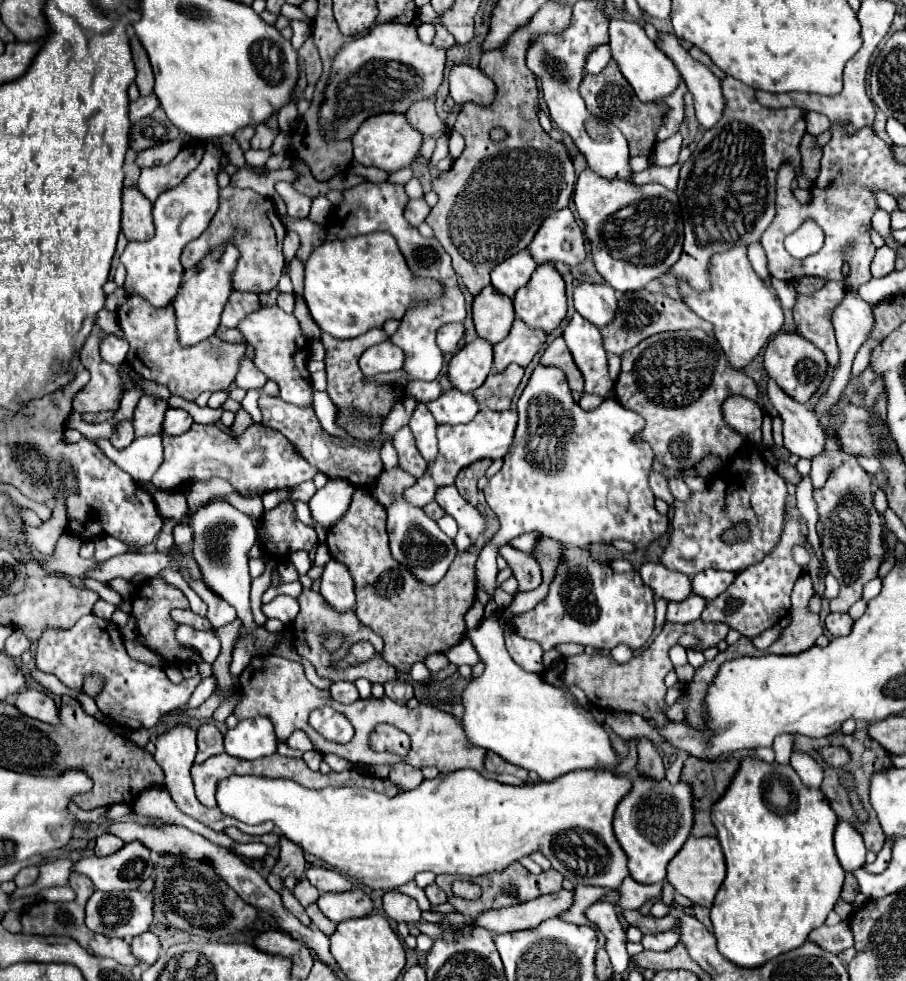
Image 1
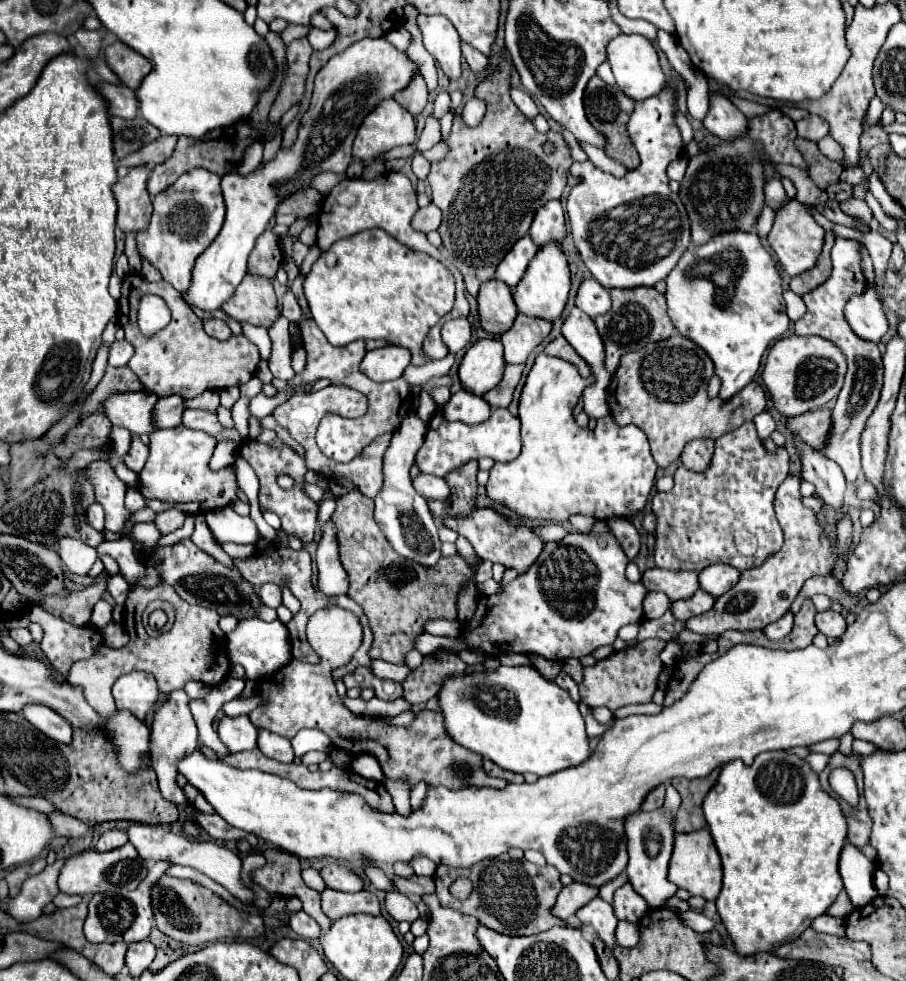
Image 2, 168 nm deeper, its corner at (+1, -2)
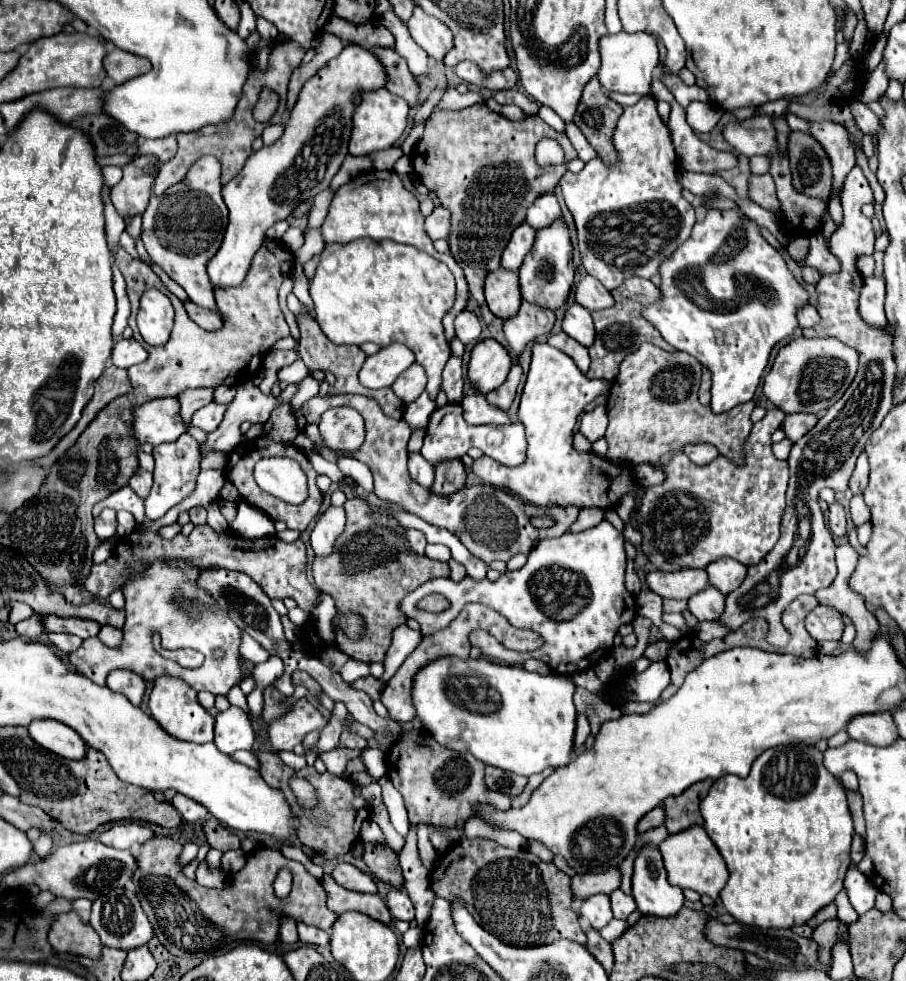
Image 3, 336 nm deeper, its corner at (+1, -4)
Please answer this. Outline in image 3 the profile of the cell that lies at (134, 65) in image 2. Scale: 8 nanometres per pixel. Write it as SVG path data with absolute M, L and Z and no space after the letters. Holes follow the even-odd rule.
M115 48L113 52L109 52L103 60L105 64L105 70L107 70L107 76L115 80L115 84L123 84L135 76L141 76L145 72L151 70L151 62L143 56L137 56L137 54L131 54L131 52L125 52L125 50L119 50Z

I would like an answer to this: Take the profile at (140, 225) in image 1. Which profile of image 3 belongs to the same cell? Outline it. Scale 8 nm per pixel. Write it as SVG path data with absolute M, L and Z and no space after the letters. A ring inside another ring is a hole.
M135 156L123 166L121 182L111 188L113 206L123 218L145 212L157 172L159 160L155 156Z

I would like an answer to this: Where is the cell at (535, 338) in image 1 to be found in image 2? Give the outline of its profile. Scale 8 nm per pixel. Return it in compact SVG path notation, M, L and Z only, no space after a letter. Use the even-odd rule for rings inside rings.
M517 314L515 324L501 336L505 364L525 364L529 354L547 338L551 324L539 318Z

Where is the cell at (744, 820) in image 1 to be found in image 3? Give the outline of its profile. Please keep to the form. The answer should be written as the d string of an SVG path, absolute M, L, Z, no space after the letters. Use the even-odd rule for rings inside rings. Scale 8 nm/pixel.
M789 744L789 746L775 746L765 750L755 762L753 768L749 772L747 778L739 778L739 776L721 776L719 780L713 782L713 786L709 788L709 794L701 800L701 816L703 816L703 828L707 830L709 838L715 842L715 846L719 848L721 856L727 862L729 868L729 880L725 884L725 888L721 890L721 900L725 910L743 924L753 924L759 928L791 928L795 924L805 924L815 912L819 912L819 908L831 904L837 896L837 892L843 888L843 878L845 872L851 864L851 838L853 838L853 818L847 806L847 796L845 796L845 788L839 784L839 780L827 772L827 768L823 766L823 752L819 752L813 744Z

